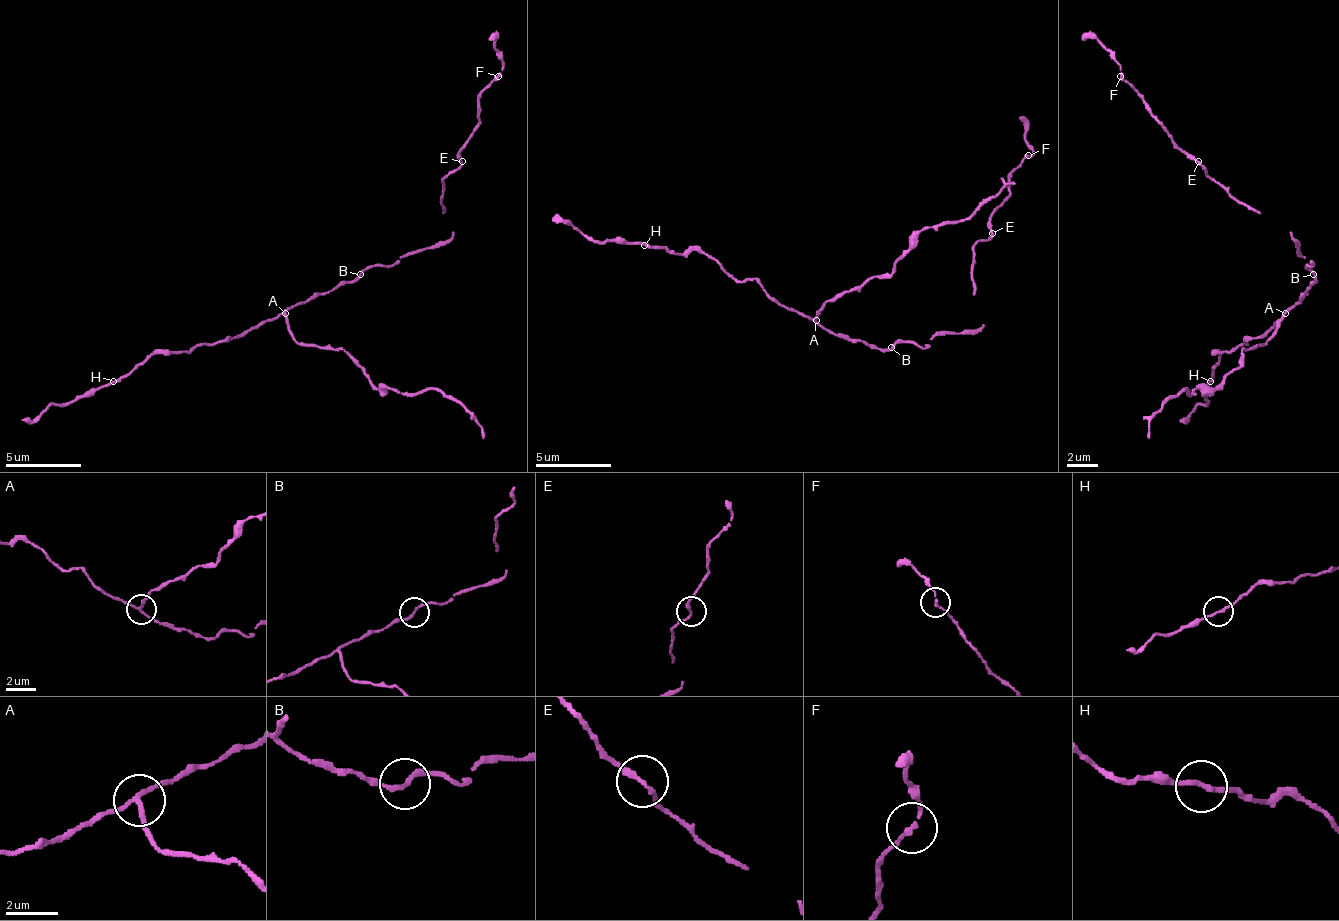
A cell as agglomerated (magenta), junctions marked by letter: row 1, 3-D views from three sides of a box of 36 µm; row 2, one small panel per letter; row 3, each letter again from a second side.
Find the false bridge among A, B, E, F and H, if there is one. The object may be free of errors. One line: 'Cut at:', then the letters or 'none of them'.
Cut at: A

